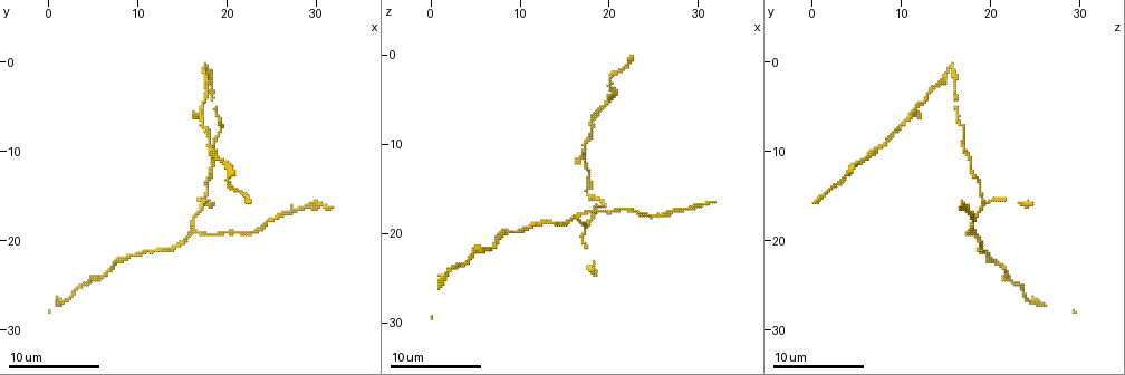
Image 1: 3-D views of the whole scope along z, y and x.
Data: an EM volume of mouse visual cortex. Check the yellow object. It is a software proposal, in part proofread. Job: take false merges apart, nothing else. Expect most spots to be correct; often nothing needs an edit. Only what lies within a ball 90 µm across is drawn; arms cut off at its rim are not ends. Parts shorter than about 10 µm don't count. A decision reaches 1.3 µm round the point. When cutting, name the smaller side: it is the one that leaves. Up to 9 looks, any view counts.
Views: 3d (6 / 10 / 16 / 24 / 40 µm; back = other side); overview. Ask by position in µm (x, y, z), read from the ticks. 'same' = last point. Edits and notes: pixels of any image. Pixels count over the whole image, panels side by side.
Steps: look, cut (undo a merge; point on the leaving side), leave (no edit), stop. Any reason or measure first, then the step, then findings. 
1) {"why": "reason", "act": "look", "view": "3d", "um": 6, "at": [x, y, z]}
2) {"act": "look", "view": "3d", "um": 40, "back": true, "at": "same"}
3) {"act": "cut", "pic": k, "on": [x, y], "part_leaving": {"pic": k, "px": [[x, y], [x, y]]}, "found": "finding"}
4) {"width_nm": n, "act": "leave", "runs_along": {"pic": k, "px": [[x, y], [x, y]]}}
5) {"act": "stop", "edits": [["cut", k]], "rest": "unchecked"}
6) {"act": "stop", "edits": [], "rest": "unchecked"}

{"why": "branch point", "act": "look", "view": "3d", "um": 10, "at": [16.2, 19.2, 18.2]}

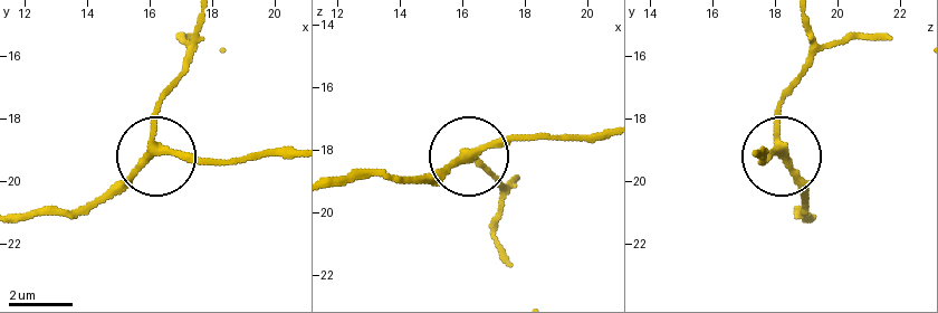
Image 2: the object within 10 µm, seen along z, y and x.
{"arms": 3, "act": "leave", "found": "all the same cell"}

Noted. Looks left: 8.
{"act": "look", "view": "3d", "um": 16, "at": [25.4, 17.4, 18.0]}

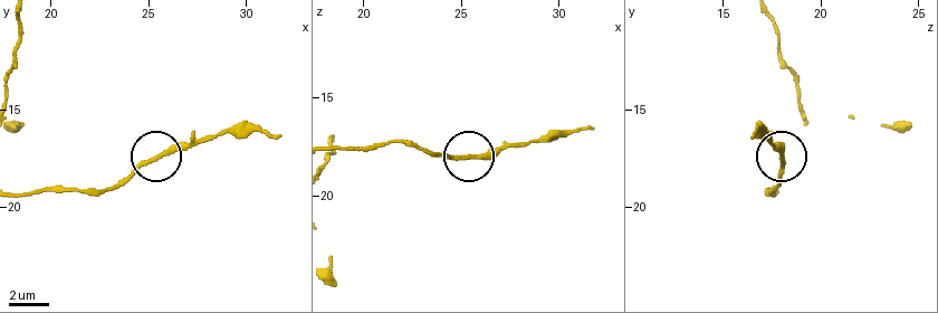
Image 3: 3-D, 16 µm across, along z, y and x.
{"act": "leave", "runs_along": {"pic": 3, "px": [[22, 193], [107, 189], [158, 155], [192, 145], [206, 135]]}, "found": "one cell here"}

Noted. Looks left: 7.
{"act": "look", "view": "3d", "um": 6, "at": [6.4, 24.0, 21.6]}

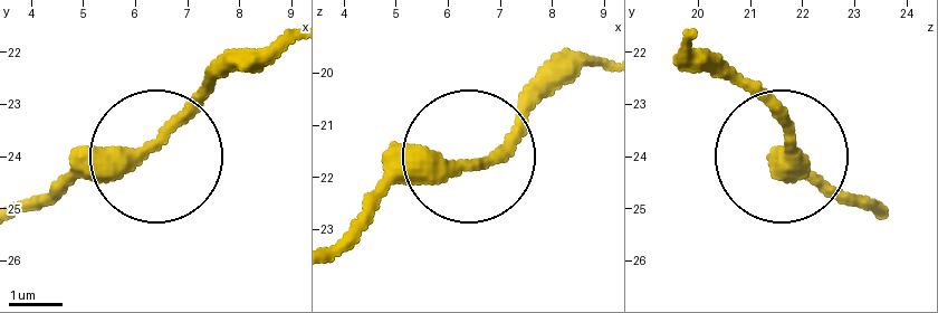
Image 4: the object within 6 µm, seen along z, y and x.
{"act": "look", "view": "3d", "um": 6, "back": true, "at": [6.30, 23.75, 21.80]}

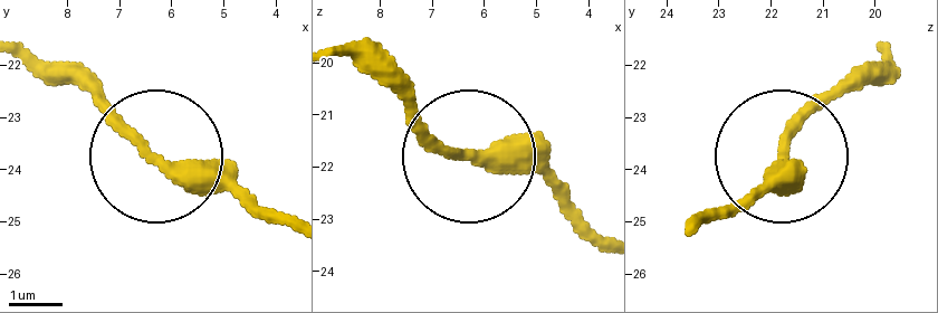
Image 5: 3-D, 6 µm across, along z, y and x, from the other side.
{"act": "leave", "runs_along": {"pic": 5, "px": [[883, 50], [742, 201]]}, "found": "one cell here"}

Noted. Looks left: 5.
{"why": "narrows sharply", "act": "look", "view": "3d", "um": 16, "at": [17.6, 1.2, 15.2]}

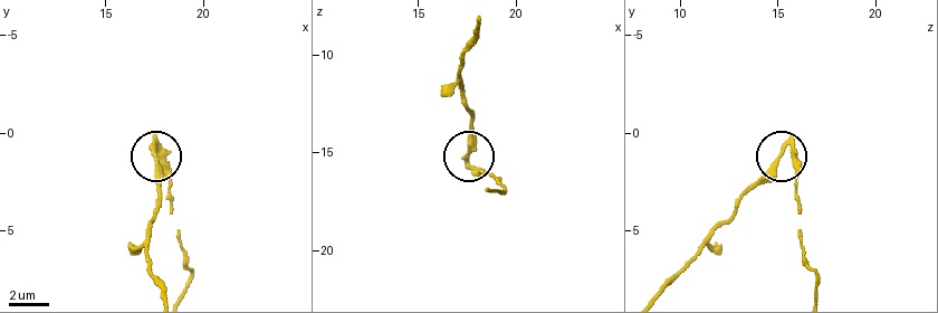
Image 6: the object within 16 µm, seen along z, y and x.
{"act": "cut", "pic": 6, "on": [156, 173], "part_leaving": {"pic": 6, "px": [[797, 159], [792, 150], [784, 150], [707, 245], [662, 291]]}, "found": "a second cell is stuck on"}

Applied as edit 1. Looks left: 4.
{"act": "stop", "edits": [["cut", 6]], "rest": "unchecked"}

